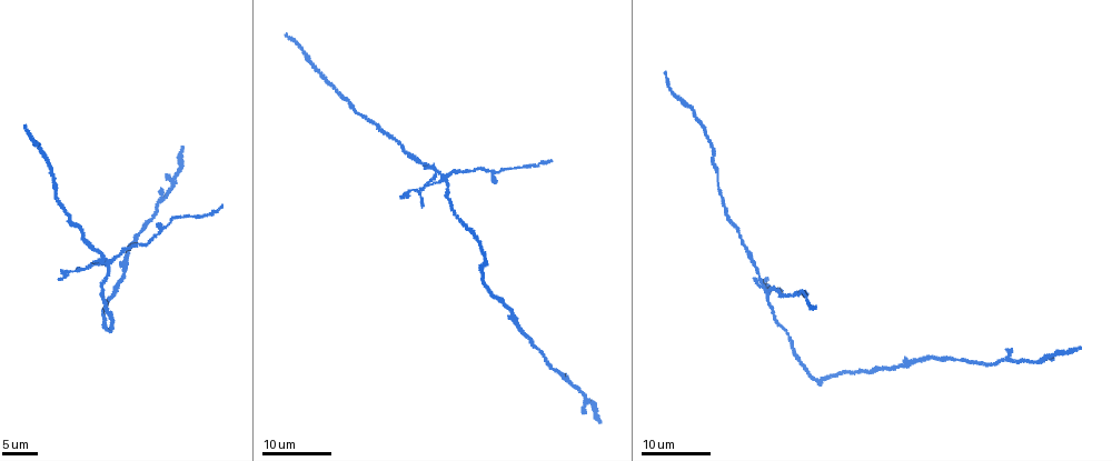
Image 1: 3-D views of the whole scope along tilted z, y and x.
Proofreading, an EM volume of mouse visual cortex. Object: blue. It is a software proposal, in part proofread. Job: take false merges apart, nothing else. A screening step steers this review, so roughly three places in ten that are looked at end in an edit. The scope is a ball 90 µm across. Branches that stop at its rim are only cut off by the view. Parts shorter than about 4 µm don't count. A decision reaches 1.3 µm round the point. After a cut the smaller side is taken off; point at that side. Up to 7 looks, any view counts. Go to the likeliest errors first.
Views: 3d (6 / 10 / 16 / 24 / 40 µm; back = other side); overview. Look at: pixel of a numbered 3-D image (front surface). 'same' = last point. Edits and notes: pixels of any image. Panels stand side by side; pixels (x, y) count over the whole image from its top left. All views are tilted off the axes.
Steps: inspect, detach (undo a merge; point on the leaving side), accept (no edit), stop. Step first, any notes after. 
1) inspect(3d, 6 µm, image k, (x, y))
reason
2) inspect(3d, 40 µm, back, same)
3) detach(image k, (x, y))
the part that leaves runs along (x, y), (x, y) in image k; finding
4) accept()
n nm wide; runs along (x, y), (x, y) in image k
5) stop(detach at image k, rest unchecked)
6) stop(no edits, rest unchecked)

inspect(3d, 16 µm, image 1, (444, 175))
small branch off a trunk

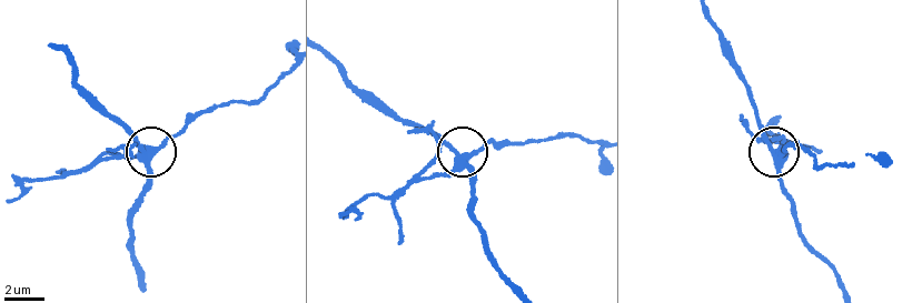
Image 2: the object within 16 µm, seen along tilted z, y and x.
inspect(3d, 6 µm, image 2, (459, 157))
closer look

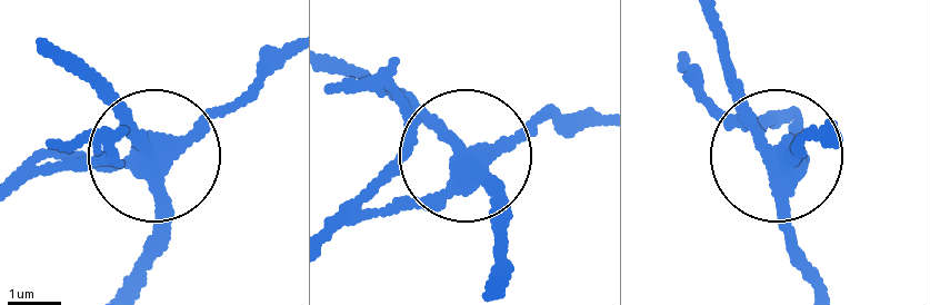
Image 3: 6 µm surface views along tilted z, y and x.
detach(image 3, (396, 200))
330 nm wide; the part that leaves runs along (477, 175), (543, 121), (598, 123) in image 3; a second neuron is stuck on

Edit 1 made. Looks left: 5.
inspect(overview)

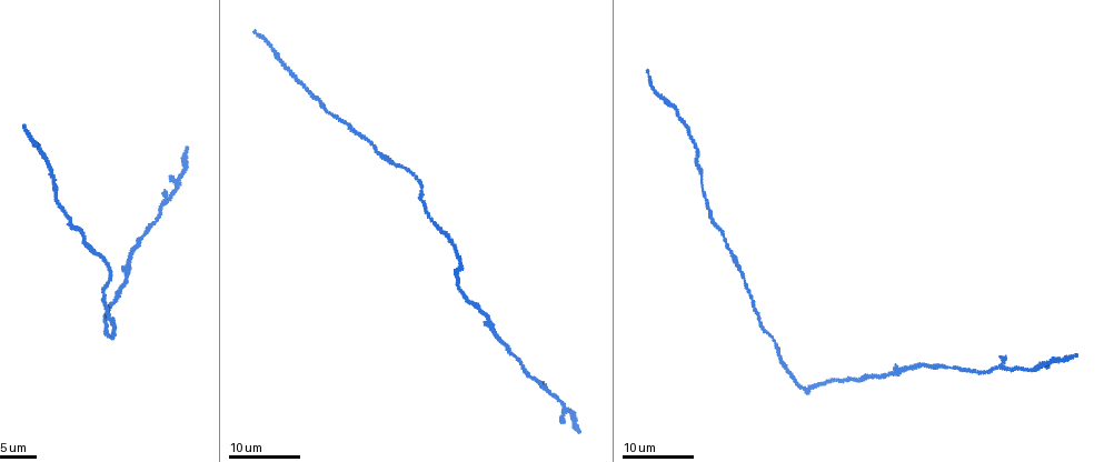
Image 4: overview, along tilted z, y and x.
inspect(3d, 24 µm, image 4, (282, 60))

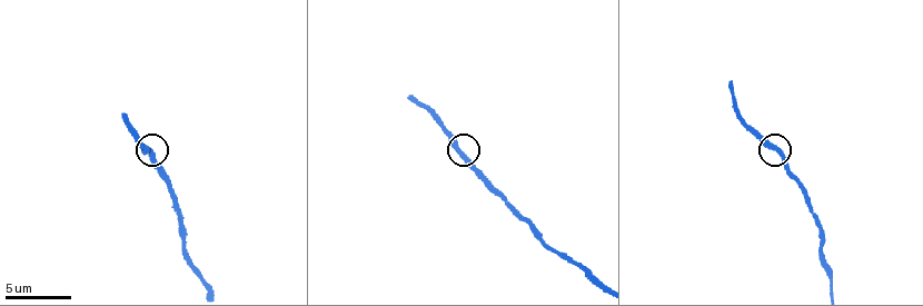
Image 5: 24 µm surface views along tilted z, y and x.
inspect(3d, 10 µm, image 5, (777, 148))

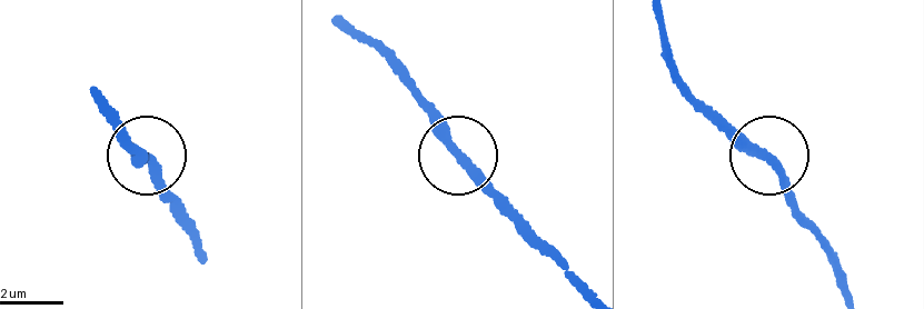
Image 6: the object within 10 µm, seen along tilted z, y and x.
accept()
270 nm wide; runs along (590, 288), (460, 158), (435, 112), (399, 77) in image 6; all the same neuron

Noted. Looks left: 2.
stop(detach at image 3, rest unchecked)

